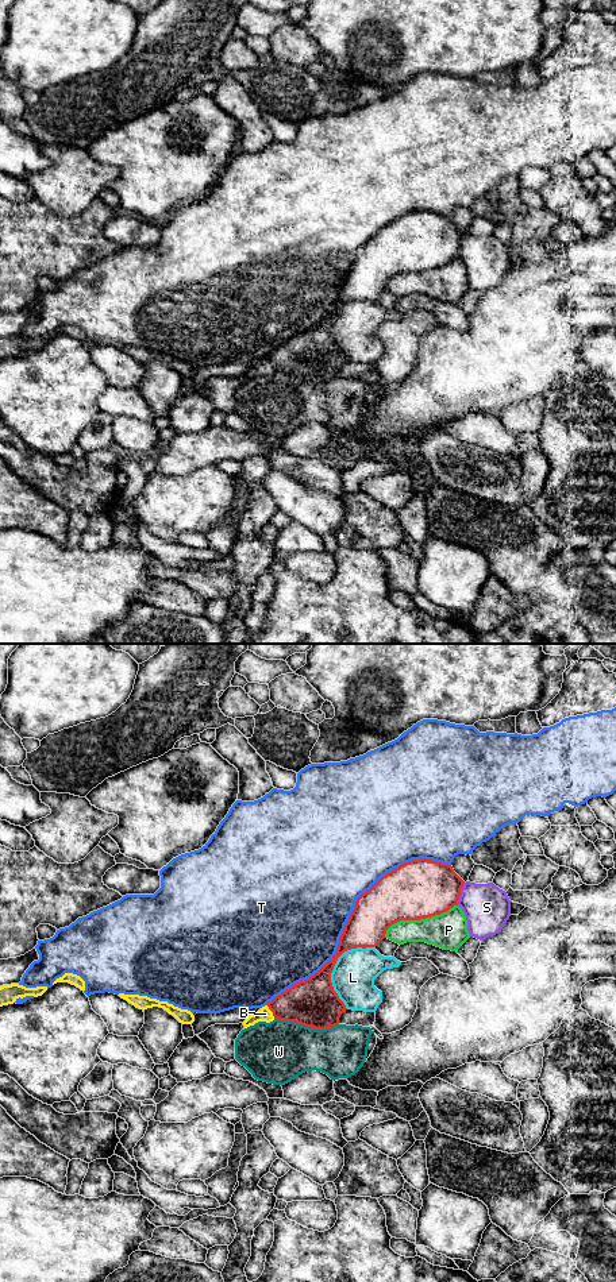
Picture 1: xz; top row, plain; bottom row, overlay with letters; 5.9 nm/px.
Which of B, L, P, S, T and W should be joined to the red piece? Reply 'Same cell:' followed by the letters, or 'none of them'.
Same cell: none of them

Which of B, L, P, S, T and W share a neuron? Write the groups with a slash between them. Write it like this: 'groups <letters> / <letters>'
groups B W / L / P / S / T

